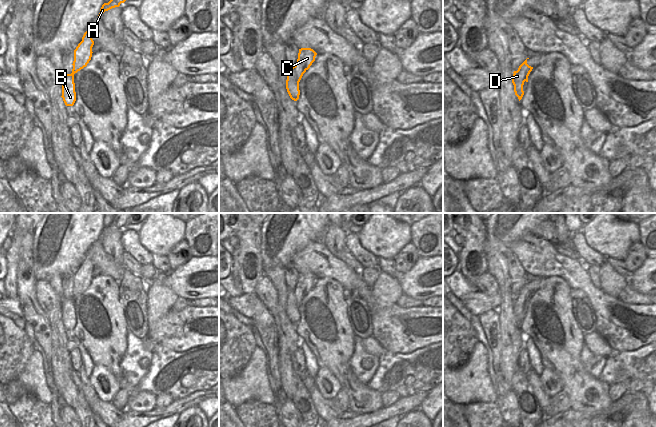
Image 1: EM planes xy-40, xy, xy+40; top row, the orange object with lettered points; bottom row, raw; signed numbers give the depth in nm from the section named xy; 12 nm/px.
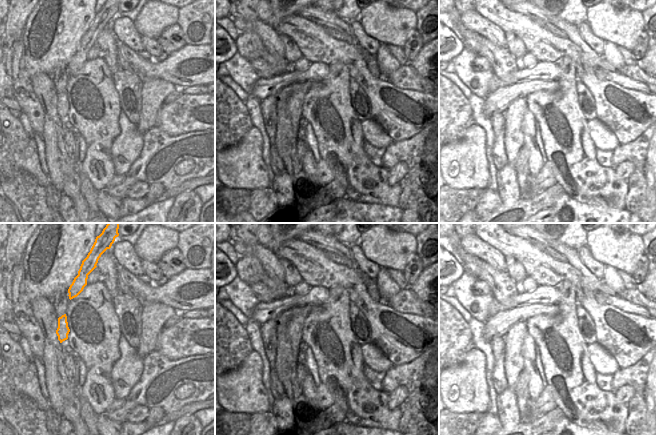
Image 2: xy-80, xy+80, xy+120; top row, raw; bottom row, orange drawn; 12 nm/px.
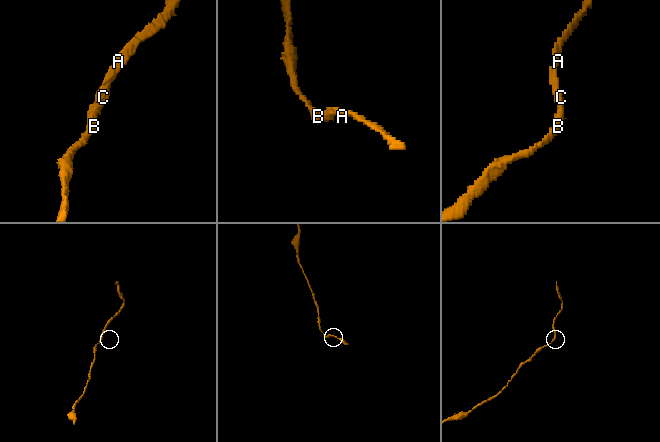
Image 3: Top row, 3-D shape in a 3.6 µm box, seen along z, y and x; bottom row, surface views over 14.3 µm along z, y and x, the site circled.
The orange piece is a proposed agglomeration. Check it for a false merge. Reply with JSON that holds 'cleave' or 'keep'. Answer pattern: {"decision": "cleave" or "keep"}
{"decision": "cleave"}

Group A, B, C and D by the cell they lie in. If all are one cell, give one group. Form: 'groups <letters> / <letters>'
groups A C / B D

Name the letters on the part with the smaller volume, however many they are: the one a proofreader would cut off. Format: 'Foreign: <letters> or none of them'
Foreign: A, C

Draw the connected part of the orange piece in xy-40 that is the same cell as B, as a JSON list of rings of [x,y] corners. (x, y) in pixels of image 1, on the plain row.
[[[73,292],[71,298],[64,298],[62,304],[62,322],[66,330],[73,330],[76,325],[74,298],[80,295],[80,292]]]

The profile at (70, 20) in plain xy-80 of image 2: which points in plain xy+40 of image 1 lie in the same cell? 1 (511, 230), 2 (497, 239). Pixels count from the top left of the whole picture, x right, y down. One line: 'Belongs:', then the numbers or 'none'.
Belongs: 1, 2

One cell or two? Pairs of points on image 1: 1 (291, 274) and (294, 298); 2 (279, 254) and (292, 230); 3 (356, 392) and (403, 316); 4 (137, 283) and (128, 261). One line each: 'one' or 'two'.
1: one
2: one
3: two
4: two

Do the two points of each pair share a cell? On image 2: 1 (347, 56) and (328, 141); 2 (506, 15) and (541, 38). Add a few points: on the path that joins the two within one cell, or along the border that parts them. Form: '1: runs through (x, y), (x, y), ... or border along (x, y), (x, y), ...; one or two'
1: border along (328, 63), (342, 62), (351, 76); two
2: runs through (515, 22), (532, 34); one

